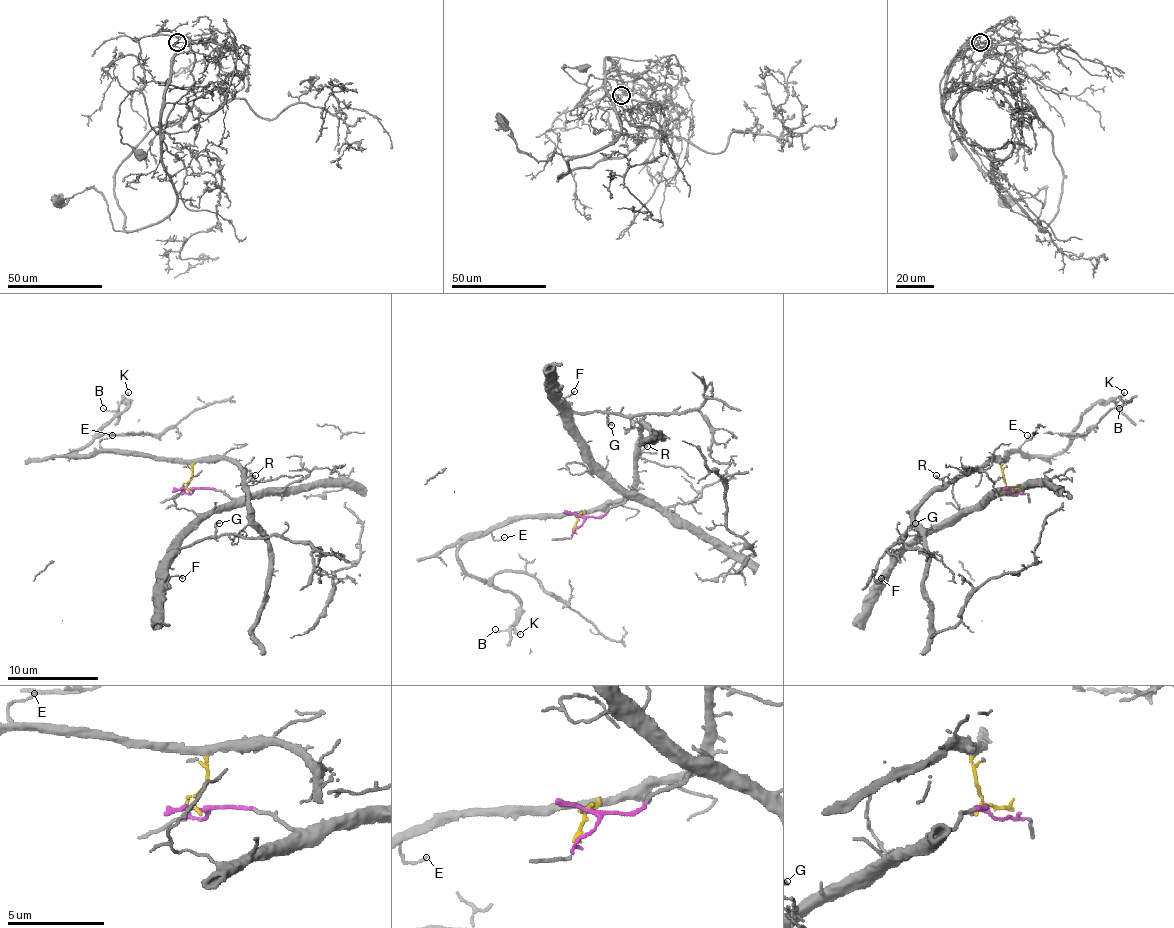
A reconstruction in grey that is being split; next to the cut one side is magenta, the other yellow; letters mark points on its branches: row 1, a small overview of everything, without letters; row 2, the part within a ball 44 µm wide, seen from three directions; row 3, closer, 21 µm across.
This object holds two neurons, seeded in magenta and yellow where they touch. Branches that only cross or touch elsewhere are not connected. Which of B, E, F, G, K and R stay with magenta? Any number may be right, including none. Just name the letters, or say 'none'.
F, G

